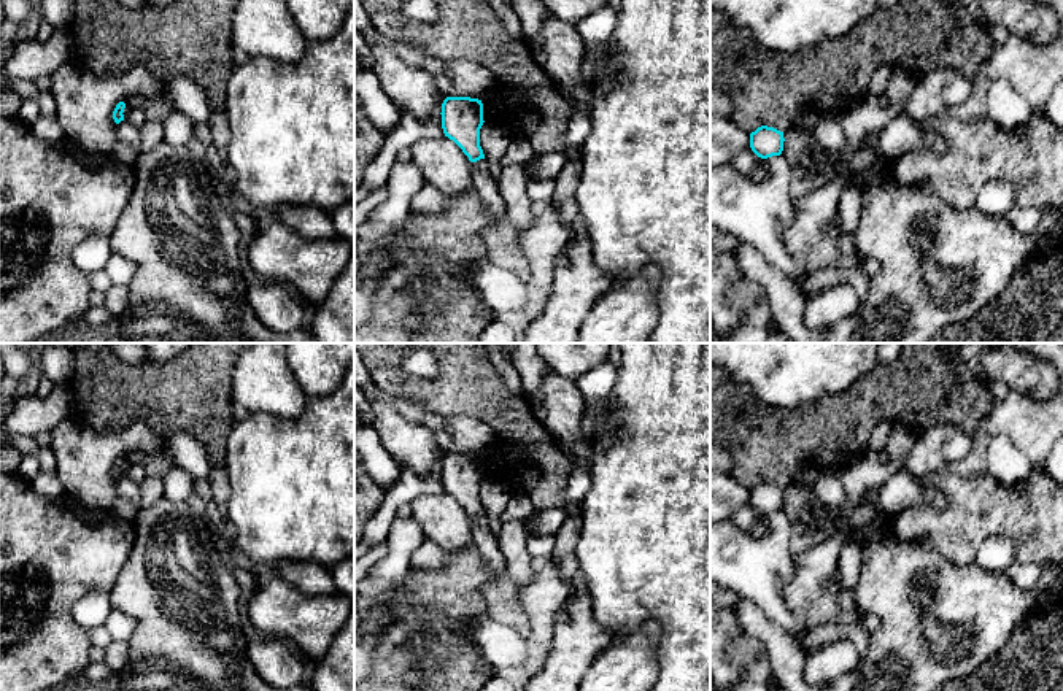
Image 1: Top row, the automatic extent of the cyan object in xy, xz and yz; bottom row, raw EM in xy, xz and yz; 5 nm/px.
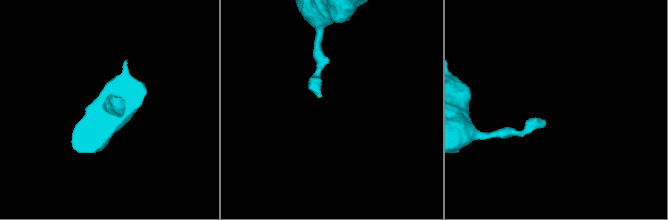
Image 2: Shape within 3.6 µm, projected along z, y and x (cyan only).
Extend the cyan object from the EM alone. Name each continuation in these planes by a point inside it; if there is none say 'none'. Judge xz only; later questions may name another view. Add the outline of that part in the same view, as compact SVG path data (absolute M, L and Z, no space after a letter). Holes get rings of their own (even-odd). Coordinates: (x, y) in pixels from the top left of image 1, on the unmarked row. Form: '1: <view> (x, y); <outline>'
1: xz (483, 537); M486 515L472 518L472 545L478 548L485 570L493 581L507 577L507 562L499 550L497 535L489 529Z

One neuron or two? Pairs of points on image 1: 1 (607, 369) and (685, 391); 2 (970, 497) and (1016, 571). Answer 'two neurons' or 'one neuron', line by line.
1: two neurons
2: two neurons

